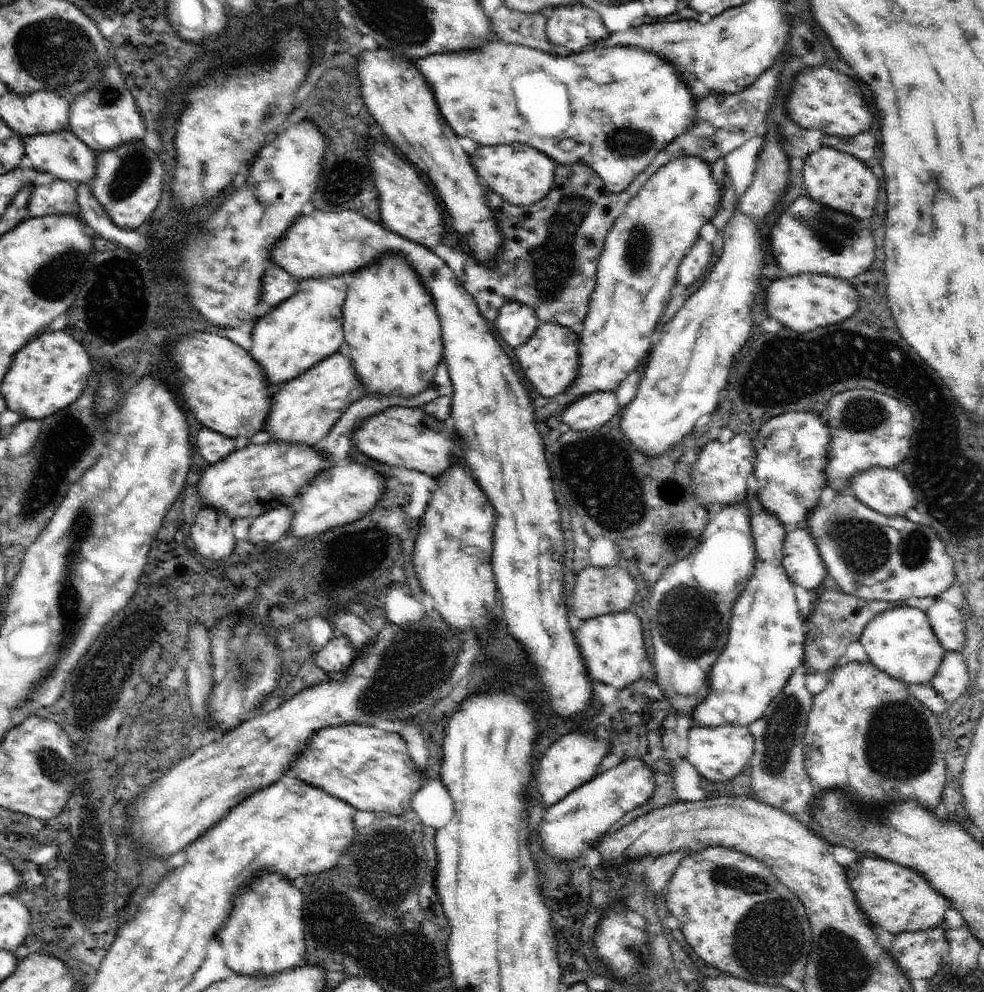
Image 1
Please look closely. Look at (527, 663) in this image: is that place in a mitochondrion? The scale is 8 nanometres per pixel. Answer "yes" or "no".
no

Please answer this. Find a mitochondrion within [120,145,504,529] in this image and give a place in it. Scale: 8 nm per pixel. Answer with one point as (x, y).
(211, 233)

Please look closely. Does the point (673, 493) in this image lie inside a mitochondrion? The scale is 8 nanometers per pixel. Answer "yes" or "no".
yes

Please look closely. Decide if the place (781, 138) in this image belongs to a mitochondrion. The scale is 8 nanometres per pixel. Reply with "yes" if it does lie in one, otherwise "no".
no

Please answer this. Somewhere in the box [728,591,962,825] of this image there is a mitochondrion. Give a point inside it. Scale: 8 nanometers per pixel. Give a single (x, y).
(892, 748)

